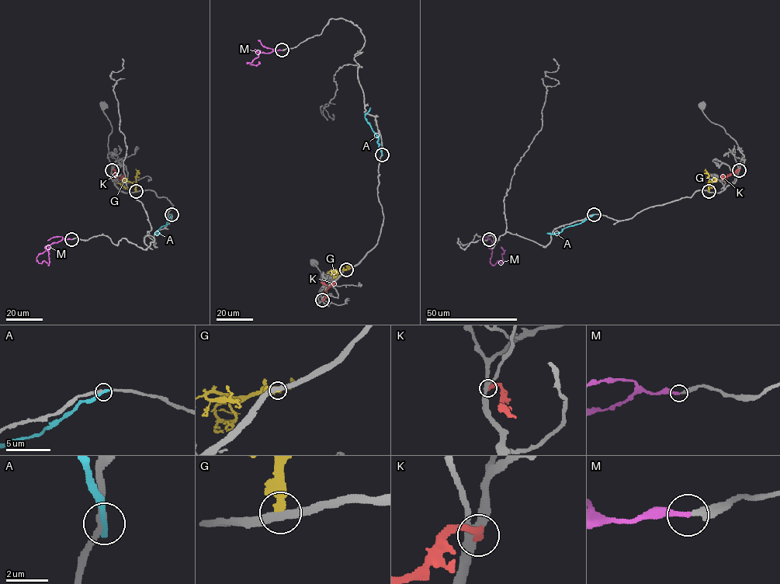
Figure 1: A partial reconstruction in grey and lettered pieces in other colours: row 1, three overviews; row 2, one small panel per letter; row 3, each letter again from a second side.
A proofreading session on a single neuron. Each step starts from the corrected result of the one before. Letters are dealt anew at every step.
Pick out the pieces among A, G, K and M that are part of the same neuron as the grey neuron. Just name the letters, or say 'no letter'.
M

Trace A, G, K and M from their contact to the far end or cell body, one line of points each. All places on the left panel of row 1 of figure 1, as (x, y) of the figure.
A: (171, 214), (168, 224), (154, 234), (160, 233)
G: (136, 191), (135, 185), (130, 182), (121, 185), (128, 188)
K: (112, 170), (119, 180), (123, 177)
M: (71, 239), (62, 238), (45, 246), (50, 262), (48, 265), (43, 260), (38, 262), (36, 257), (49, 247)

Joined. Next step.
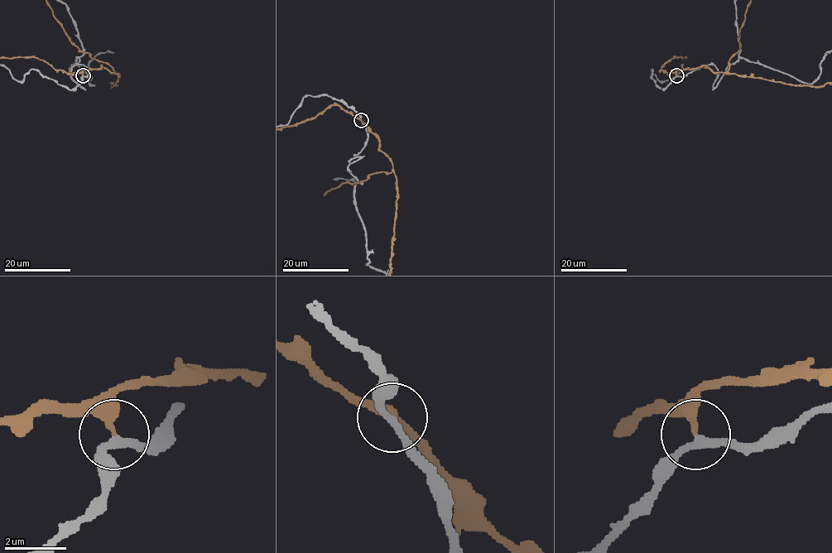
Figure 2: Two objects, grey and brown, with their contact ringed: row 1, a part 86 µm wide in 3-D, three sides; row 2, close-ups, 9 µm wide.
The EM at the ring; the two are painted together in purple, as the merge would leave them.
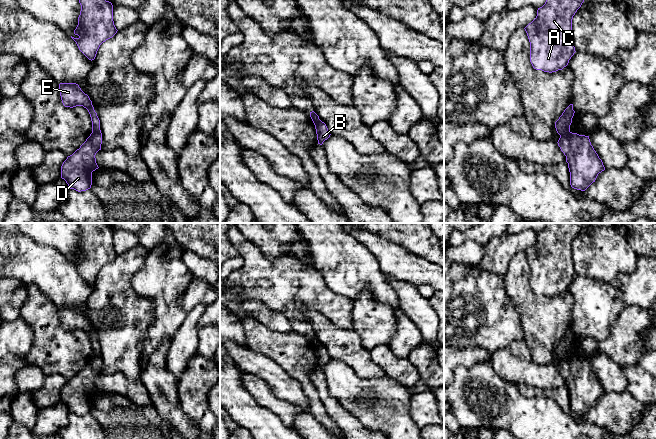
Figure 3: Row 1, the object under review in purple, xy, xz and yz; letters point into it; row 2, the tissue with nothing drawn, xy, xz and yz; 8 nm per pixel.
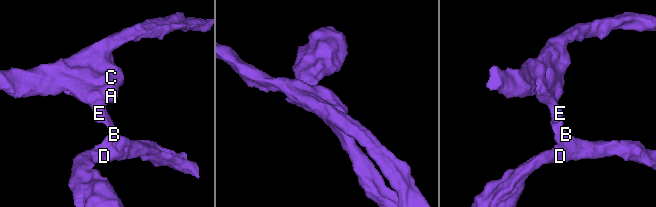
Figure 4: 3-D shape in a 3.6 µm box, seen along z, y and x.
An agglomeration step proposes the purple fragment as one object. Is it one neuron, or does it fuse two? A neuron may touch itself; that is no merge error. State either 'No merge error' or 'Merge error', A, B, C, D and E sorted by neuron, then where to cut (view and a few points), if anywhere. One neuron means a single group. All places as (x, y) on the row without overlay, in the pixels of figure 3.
Merge error. Groups: A C E / B D. Split along yz (570, 356), (560, 360)

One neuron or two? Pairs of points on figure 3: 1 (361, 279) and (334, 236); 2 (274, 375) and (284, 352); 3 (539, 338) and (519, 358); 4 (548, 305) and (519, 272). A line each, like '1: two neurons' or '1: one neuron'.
1: one neuron
2: two neurons
3: two neurons
4: one neuron

